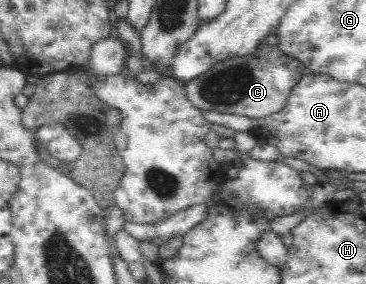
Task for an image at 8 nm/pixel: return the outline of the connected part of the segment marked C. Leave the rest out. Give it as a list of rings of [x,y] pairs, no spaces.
[[[262,42],[249,55],[227,56],[215,62],[183,87],[187,99],[196,108],[215,110],[220,114],[240,114],[256,120],[285,107],[292,88],[300,82],[305,72],[296,59],[282,54],[277,45]]]

